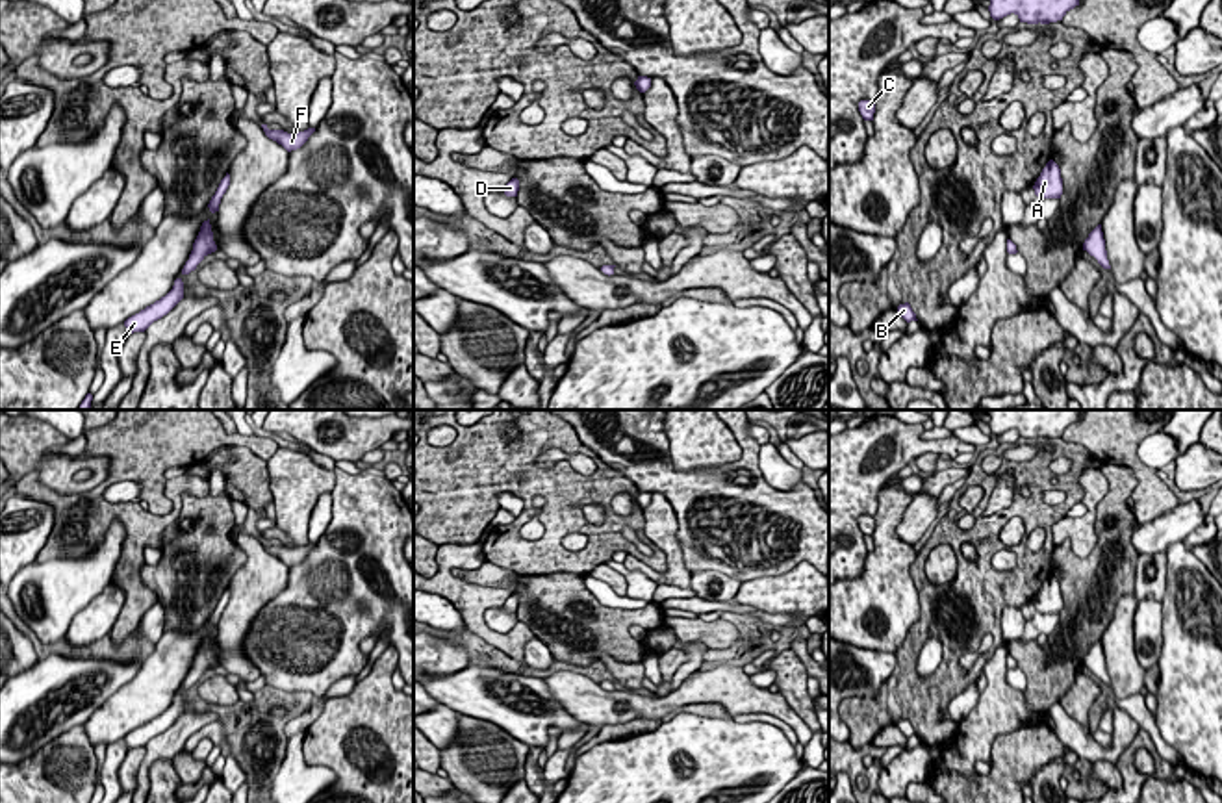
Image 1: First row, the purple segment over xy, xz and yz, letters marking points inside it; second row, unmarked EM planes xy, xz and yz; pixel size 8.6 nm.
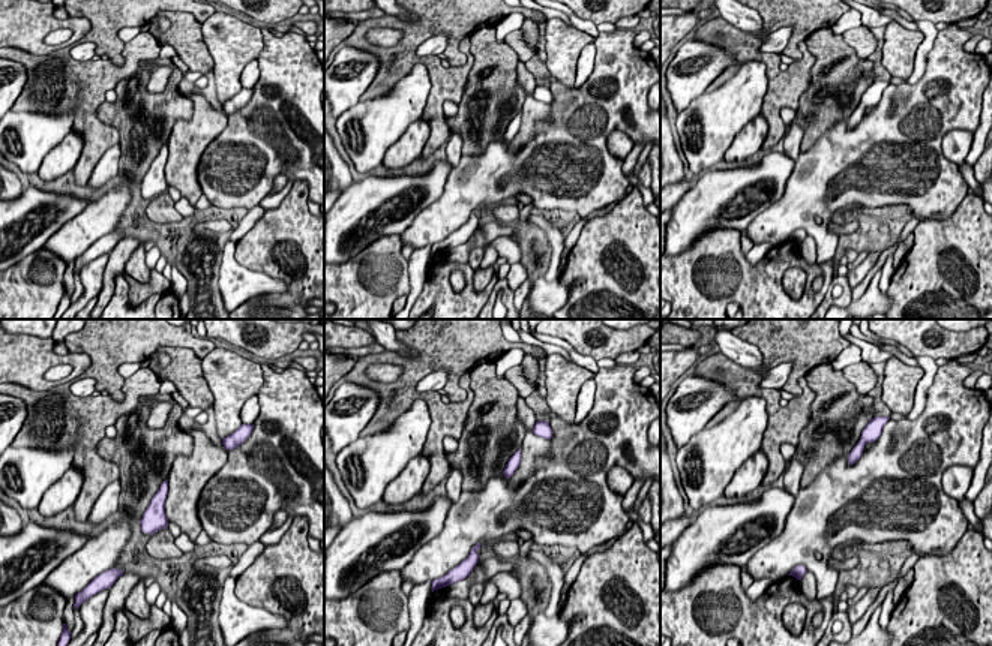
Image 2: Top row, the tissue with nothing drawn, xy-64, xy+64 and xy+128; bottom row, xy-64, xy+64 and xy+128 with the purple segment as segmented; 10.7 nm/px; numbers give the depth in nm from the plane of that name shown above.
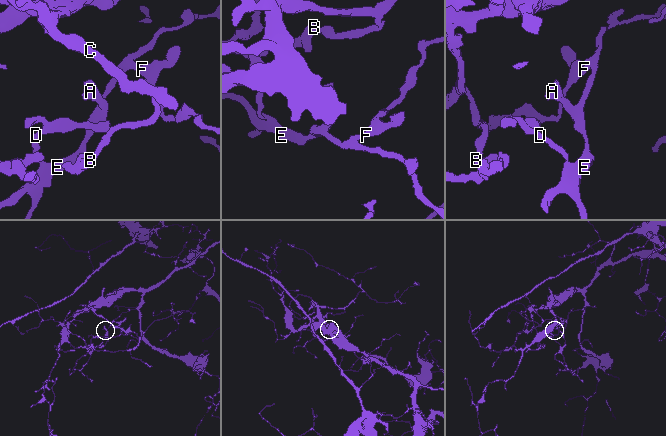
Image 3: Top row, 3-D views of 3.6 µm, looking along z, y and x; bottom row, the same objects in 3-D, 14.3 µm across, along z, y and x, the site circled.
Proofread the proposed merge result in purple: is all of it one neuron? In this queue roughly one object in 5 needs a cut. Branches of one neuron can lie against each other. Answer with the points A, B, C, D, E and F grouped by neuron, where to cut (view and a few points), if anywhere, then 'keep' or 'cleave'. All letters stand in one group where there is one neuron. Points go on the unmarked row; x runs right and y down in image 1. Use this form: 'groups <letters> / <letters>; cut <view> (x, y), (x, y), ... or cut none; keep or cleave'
groups A B C D E F; cut none; keep

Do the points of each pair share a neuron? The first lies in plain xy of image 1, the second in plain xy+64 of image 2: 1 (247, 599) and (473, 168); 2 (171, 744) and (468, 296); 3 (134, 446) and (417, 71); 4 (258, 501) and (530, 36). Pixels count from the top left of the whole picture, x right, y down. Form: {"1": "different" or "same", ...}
{"1": "different", "2": "different", "3": "different", "4": "same"}

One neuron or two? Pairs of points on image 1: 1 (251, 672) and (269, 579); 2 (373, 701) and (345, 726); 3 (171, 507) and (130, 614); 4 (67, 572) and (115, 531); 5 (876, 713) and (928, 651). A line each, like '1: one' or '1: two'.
1: one
2: one
3: one
4: one
5: two

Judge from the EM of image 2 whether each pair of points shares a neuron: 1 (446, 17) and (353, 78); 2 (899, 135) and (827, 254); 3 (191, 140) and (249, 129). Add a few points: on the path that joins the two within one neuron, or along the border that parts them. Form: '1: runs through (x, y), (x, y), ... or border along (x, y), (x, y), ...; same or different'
1: border along (345, 45), (377, 59), (377, 74), (362, 93); different
2: runs through (865, 158), (847, 167), (845, 189), (826, 219); same
3: border along (227, 116), (227, 125), (204, 150), (197, 165); different

